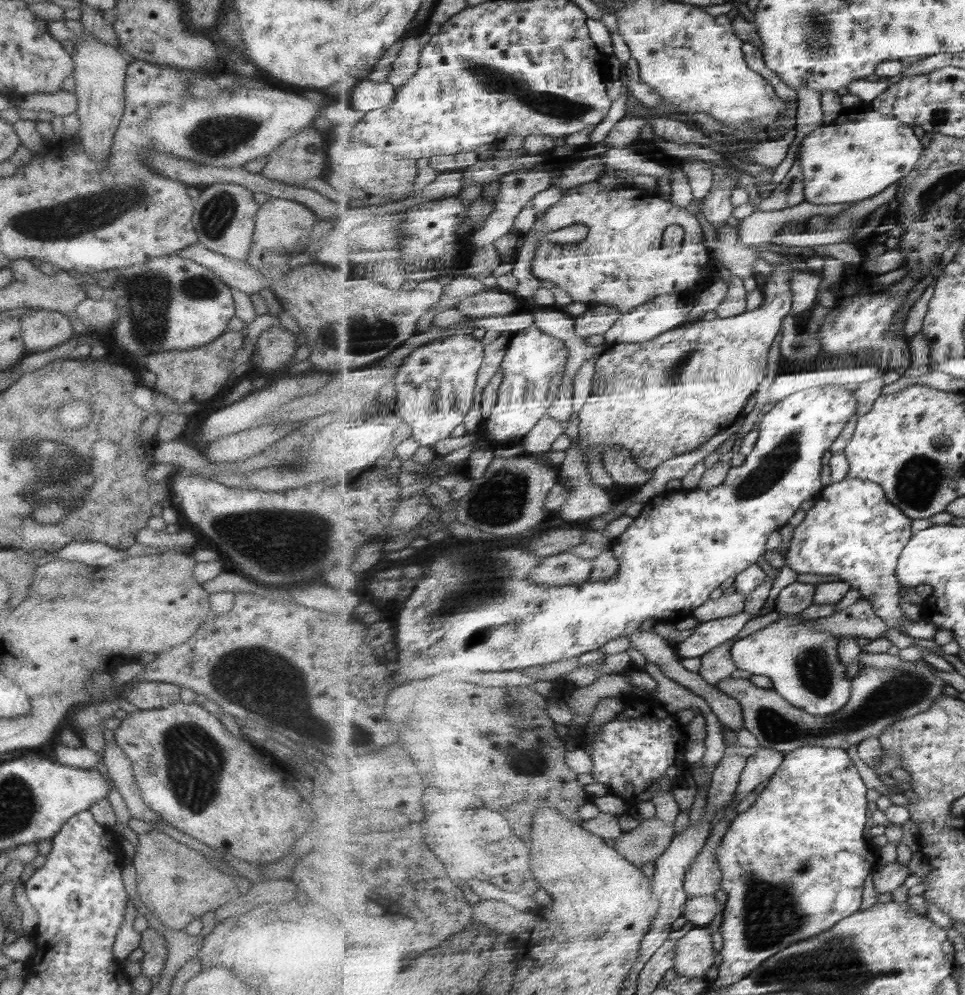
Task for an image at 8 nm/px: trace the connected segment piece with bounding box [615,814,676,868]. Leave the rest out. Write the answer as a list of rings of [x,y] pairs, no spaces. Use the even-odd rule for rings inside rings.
[[[655,814],[639,820],[639,825],[632,831],[622,833],[615,848],[637,868],[643,868],[647,862],[656,862],[675,838],[673,823],[667,823]]]

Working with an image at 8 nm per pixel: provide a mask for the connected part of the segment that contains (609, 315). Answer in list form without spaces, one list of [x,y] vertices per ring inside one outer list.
[[[597,305],[593,309],[589,309],[583,316],[576,317],[575,330],[577,334],[583,338],[595,336],[595,334],[604,335],[613,325],[615,321],[621,318],[623,312],[619,312],[617,308],[607,305]]]

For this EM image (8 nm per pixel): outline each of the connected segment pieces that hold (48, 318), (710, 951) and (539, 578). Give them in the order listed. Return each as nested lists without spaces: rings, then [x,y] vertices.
[[[29,311],[19,317],[21,340],[26,354],[46,352],[75,336],[72,319],[60,312]]]
[[[689,926],[679,938],[674,969],[679,975],[705,977],[715,962],[715,946],[706,927]]]
[[[561,553],[541,557],[539,566],[529,572],[529,581],[547,587],[562,587],[589,583],[593,580],[593,559],[581,558],[575,554]]]

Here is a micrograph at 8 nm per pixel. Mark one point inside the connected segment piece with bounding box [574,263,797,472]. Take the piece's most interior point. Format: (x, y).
(659, 399)

